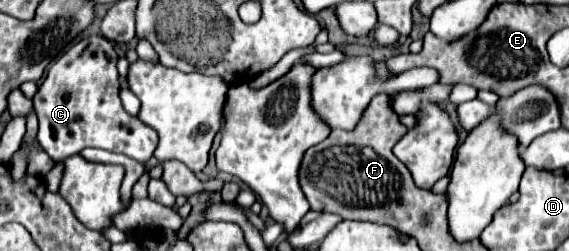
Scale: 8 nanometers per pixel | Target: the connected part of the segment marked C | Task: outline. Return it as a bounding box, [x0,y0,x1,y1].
[32,35,158,163]

